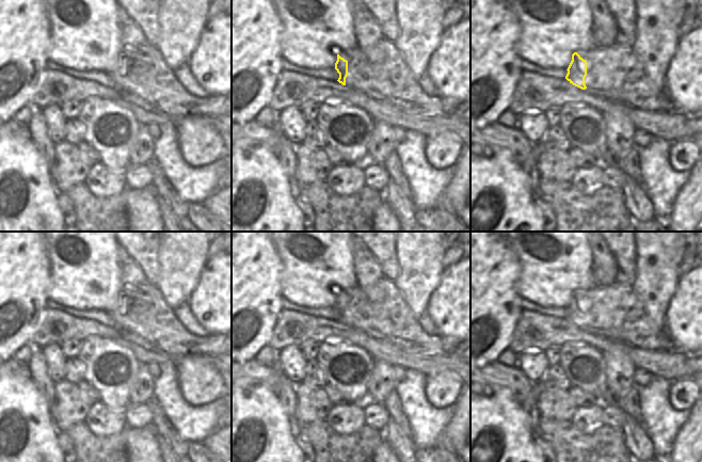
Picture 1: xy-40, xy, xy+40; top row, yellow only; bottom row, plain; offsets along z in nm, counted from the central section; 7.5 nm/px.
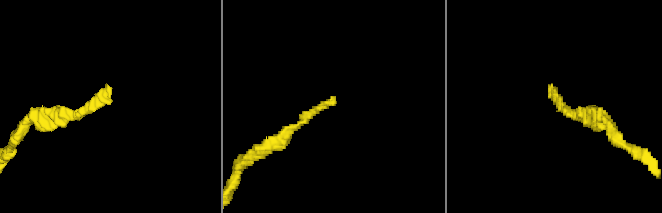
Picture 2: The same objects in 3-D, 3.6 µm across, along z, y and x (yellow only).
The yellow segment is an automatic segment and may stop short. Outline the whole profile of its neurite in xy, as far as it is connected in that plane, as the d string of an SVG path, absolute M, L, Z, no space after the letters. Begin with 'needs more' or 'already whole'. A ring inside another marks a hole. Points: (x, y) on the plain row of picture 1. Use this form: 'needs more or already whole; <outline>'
already whole; M337 293L337 300L335 302L335 308L339 313L338 321L346 324L346 317L348 315L348 300Z

